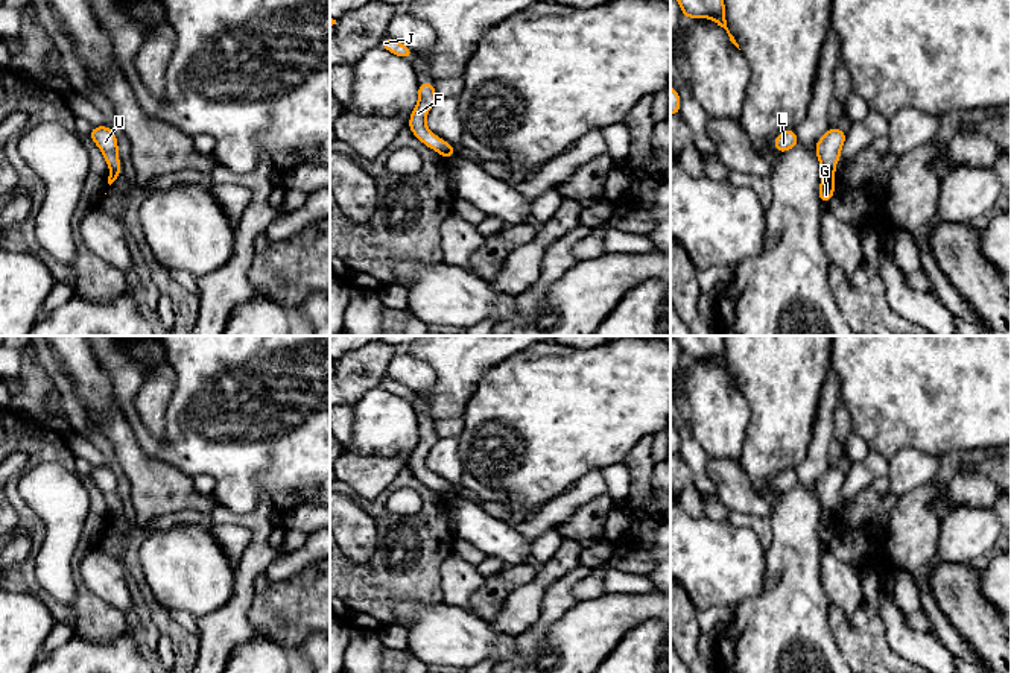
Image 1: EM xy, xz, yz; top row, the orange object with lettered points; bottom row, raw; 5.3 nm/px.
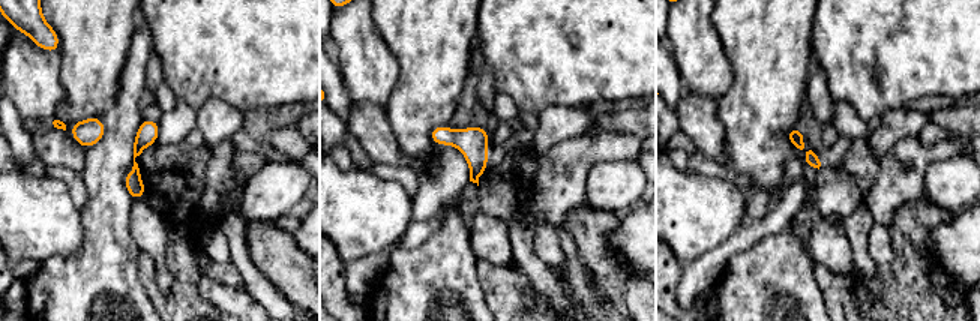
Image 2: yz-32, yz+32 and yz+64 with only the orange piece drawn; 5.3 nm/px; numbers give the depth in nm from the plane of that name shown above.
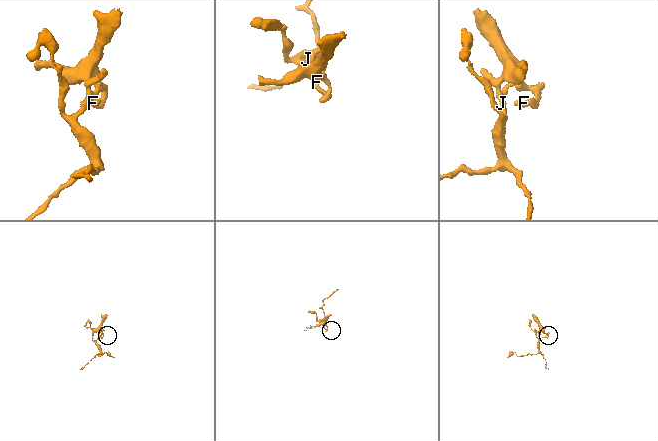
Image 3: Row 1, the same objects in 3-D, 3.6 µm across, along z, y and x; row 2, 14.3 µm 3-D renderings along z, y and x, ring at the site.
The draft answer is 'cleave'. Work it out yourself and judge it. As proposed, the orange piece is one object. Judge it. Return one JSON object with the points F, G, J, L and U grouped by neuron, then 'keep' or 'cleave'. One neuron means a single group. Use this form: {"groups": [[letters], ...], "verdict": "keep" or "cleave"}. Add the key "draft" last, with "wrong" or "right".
{"groups": [["F", "G", "J", "L", "U"]], "verdict": "keep", "draft": "wrong"}

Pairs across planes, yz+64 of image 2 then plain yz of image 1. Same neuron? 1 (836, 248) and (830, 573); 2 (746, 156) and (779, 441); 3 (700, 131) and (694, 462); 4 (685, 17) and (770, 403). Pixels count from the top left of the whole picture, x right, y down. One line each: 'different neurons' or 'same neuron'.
1: same neuron
2: same neuron
3: different neurons
4: different neurons

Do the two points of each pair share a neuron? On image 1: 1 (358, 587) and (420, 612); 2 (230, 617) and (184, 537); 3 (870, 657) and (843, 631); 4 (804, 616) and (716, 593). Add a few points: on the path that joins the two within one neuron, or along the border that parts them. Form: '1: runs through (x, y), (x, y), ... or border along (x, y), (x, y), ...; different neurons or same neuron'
1: border along (392, 603), (421, 600), (432, 605); different neurons
2: border along (234, 571), (234, 593), (219, 608), (198, 619); different neurons
3: runs through (864, 650), (849, 635); same neuron
4: border along (765, 593), (747, 597), (736, 606); different neurons

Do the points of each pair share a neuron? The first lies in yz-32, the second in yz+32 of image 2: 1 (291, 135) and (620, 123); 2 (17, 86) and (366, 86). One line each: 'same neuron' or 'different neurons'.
1: different neurons
2: same neuron

